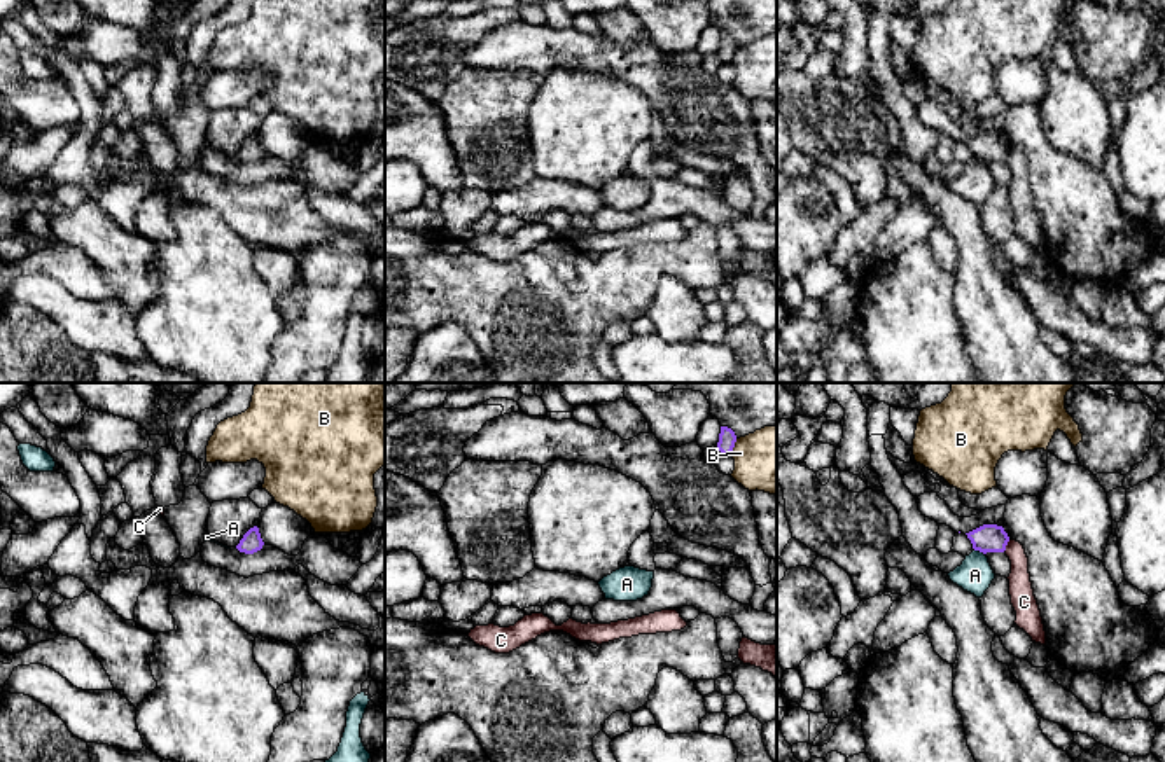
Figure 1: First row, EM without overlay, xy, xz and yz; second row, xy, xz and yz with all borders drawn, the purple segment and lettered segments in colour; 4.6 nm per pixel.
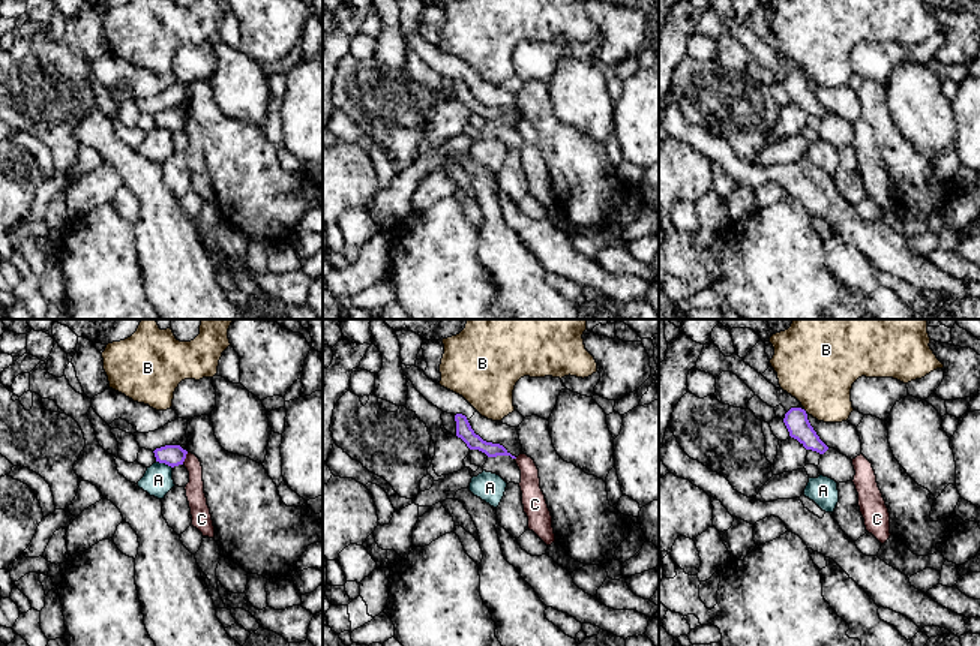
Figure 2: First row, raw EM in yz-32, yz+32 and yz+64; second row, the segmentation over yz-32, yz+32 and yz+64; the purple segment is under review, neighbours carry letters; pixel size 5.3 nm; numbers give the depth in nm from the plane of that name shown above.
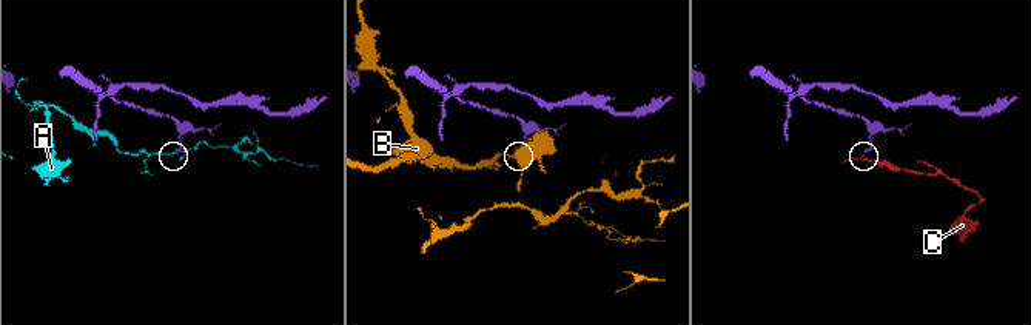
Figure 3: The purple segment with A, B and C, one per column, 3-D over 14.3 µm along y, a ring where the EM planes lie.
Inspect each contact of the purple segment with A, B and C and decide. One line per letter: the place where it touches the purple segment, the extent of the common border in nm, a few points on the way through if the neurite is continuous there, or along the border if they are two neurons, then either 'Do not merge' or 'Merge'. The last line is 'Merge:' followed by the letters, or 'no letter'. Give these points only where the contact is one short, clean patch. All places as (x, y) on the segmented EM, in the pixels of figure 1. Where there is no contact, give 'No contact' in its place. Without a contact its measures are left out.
A: Touches purple at yz (980, 551). Shared border 50 nm. Boundary: yz (975, 549), (983, 554). Do not merge
B: Touches purple at xz (733, 446). Shared border 80 nm. Do not merge
C: Touches purple at yz (1006, 544). Shared border 70 nm. Boundary: yz (1010, 540), (1003, 551). Do not merge
Merge: no letter

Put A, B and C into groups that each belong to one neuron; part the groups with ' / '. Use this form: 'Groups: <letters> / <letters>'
Groups: A / B / C

